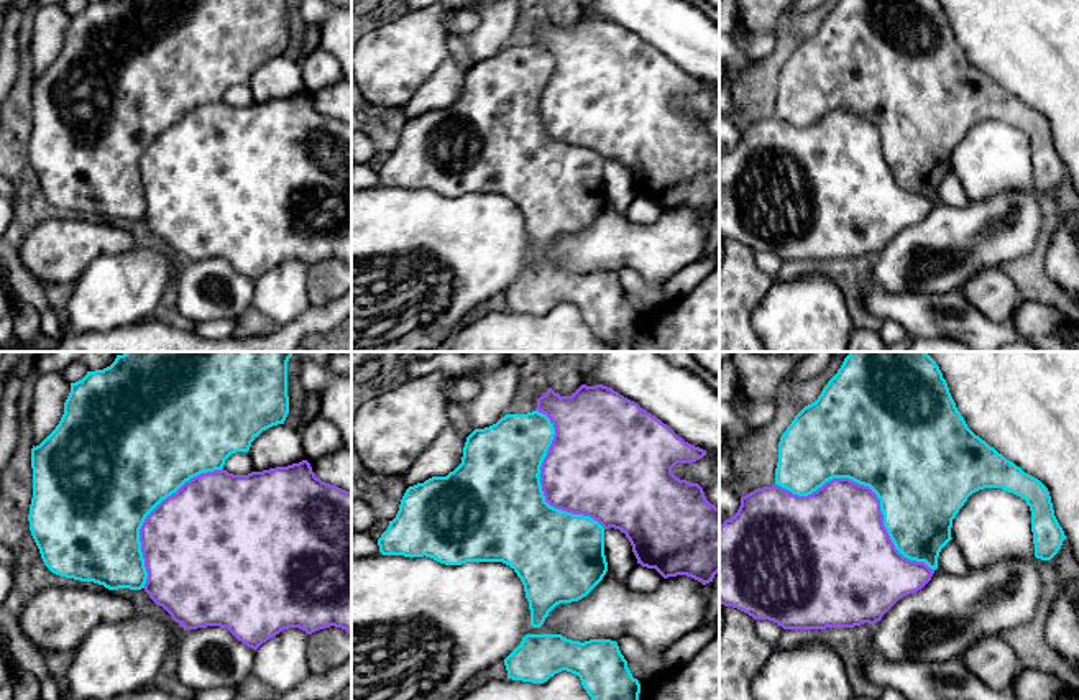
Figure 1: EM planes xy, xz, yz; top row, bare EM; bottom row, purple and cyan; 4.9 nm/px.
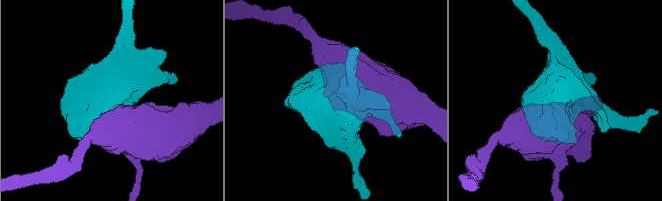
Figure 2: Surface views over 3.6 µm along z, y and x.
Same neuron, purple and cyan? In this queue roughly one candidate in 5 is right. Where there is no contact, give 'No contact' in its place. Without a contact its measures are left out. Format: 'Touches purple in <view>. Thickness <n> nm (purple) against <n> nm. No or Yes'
Touches purple in yz. Thickness 440 nm (purple) against 500 nm. Yes

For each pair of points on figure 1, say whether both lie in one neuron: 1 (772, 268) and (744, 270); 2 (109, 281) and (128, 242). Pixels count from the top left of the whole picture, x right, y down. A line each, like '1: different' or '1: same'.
1: different
2: different

